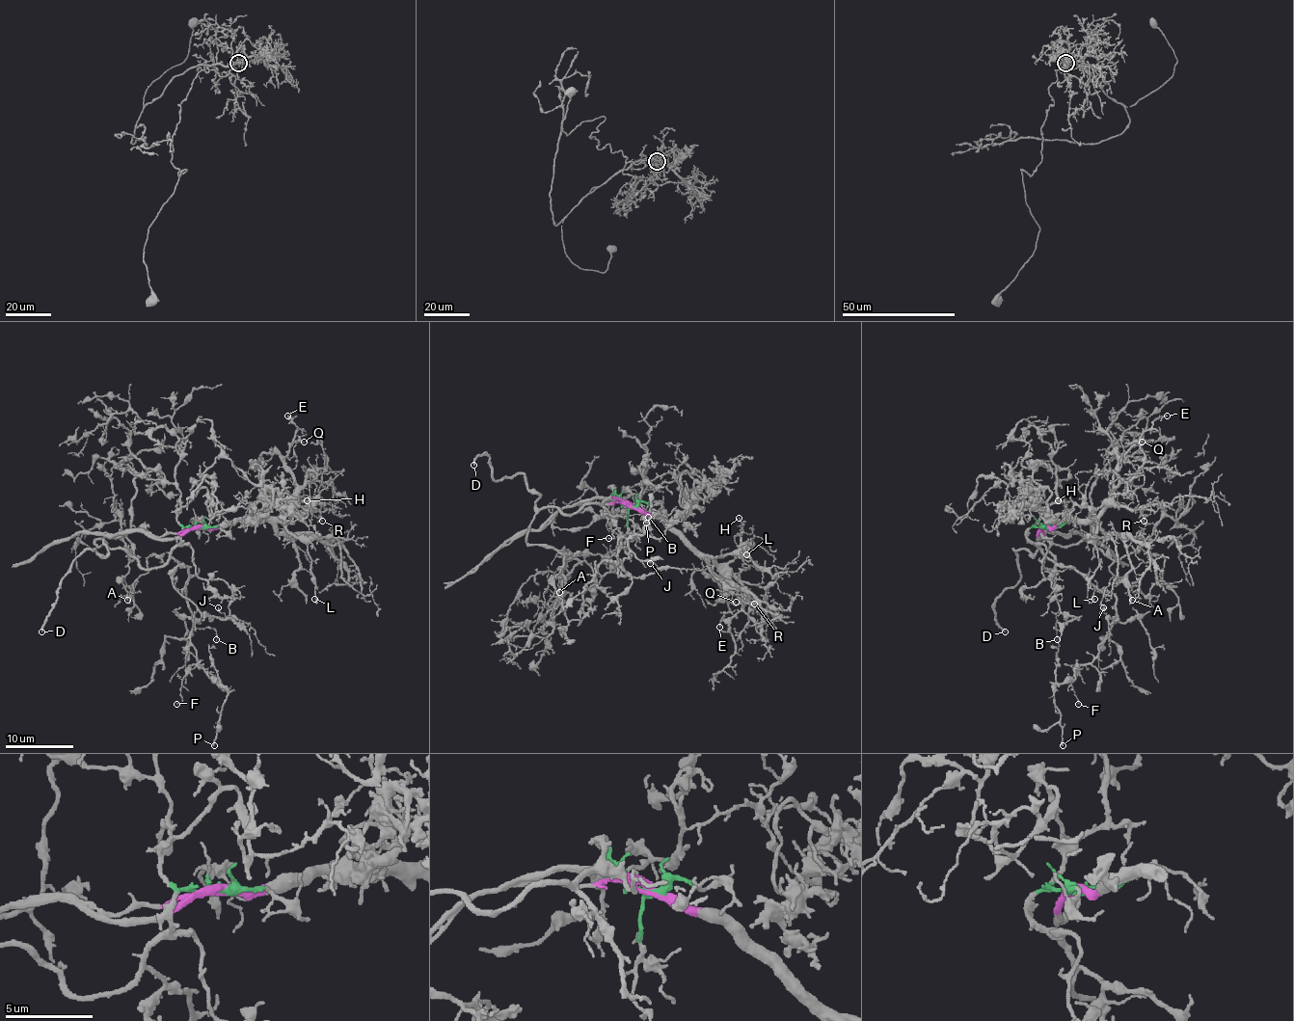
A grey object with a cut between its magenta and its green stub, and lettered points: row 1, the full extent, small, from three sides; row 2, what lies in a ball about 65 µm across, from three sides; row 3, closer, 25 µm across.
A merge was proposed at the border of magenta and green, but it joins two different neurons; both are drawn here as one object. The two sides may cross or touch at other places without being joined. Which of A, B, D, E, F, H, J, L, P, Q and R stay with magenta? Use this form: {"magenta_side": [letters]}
{"magenta_side": ["E", "H", "L", "Q", "R"]}

